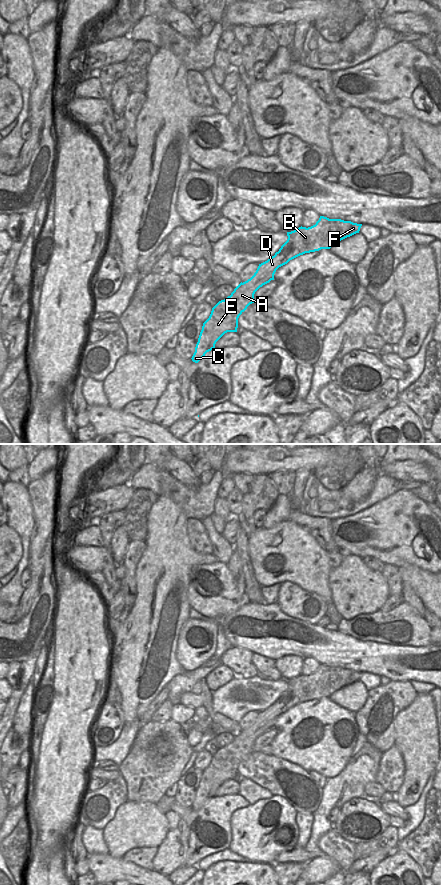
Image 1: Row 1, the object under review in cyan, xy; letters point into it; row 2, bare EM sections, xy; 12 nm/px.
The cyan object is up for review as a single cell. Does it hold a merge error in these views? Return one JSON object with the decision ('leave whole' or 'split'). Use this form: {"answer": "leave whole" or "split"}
{"answer": "leave whole"}

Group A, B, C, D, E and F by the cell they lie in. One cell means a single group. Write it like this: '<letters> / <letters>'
A B C D E F

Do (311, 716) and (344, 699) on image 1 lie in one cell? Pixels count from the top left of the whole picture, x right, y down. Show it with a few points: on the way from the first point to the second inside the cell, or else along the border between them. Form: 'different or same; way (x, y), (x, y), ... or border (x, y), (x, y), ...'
different; border (328, 697), (354, 713)

